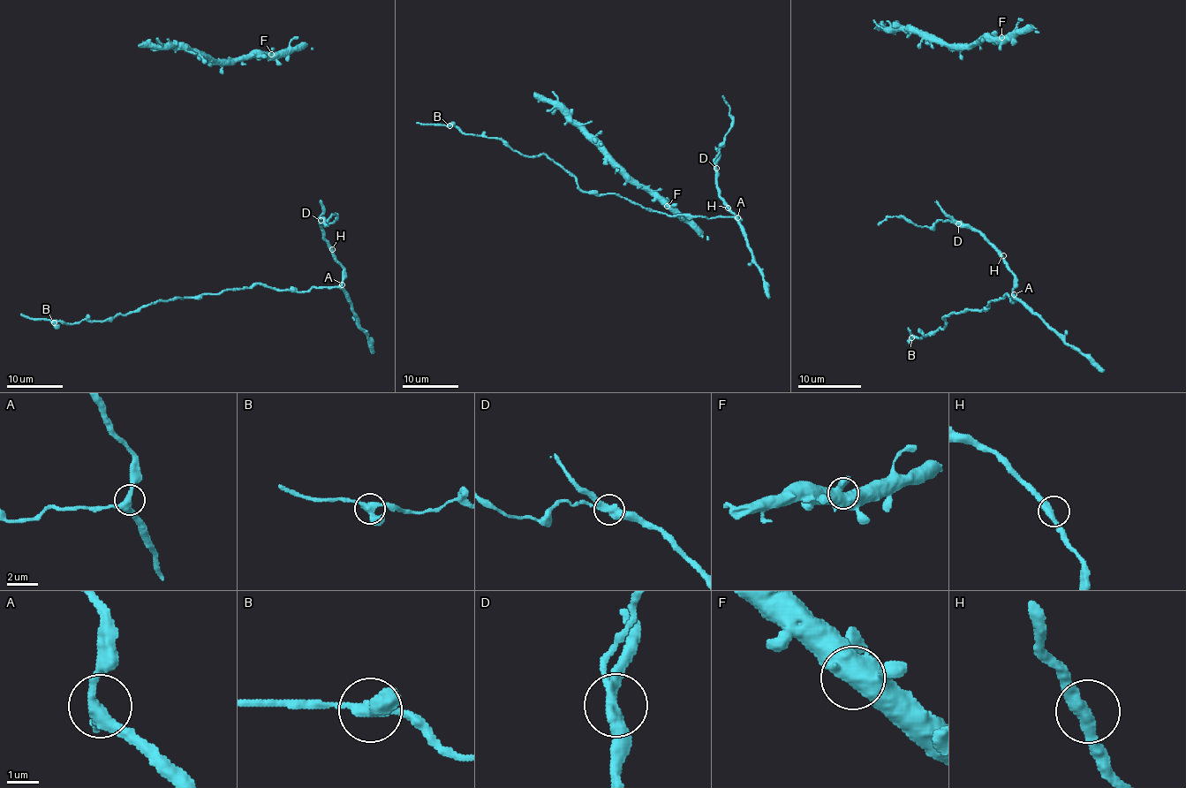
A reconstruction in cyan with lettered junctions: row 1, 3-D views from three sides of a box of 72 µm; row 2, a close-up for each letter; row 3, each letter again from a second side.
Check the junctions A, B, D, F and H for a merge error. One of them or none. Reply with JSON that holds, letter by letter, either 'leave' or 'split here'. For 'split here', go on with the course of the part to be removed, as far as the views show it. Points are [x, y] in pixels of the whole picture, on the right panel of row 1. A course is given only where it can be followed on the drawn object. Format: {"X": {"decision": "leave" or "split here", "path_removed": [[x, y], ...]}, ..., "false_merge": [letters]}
{"A": {"decision": "leave"}, "B": {"decision": "leave"}, "D": {"decision": "split here", "path_removed": [[959, 223], [937, 221], [930, 227], [921, 227], [897, 215], [887, 217], [879, 225]]}, "F": {"decision": "leave"}, "H": {"decision": "leave"}, "false_merge": ["D"]}

